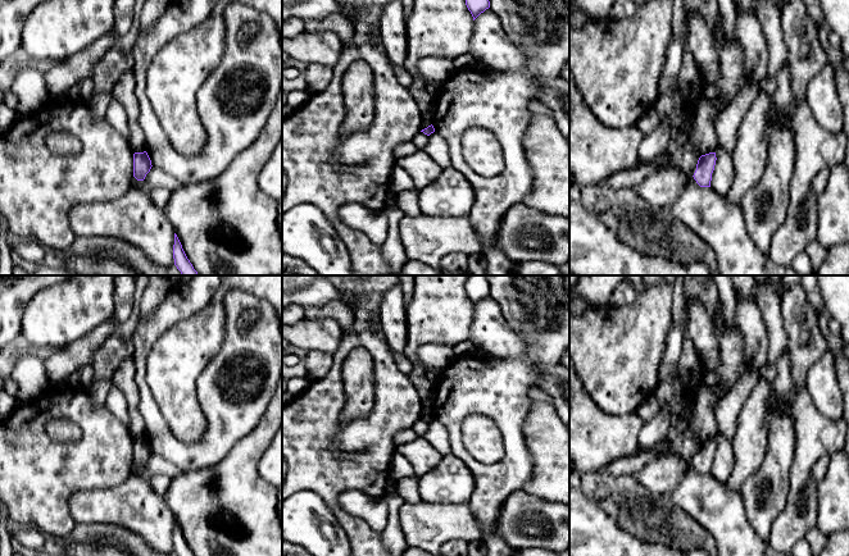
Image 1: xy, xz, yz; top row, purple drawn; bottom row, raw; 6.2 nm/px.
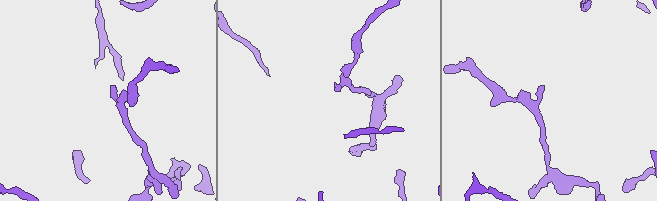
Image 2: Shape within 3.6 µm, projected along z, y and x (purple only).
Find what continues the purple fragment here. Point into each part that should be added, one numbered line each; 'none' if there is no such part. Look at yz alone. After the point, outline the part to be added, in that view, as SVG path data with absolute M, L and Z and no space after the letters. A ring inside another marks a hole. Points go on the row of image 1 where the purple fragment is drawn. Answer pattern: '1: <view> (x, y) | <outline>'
none

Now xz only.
none

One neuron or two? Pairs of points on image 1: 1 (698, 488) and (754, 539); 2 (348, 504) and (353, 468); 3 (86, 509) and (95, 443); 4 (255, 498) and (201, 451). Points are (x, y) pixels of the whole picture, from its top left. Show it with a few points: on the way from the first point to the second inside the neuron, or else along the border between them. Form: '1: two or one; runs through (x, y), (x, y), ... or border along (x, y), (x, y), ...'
1: one; runs through (712, 502), (740, 529)
2: two; border along (380, 495), (345, 490), (337, 502)
3: two; border along (118, 484), (76, 491), (69, 497), (68, 510)
4: two; border along (236, 442), (216, 464), (186, 472)

